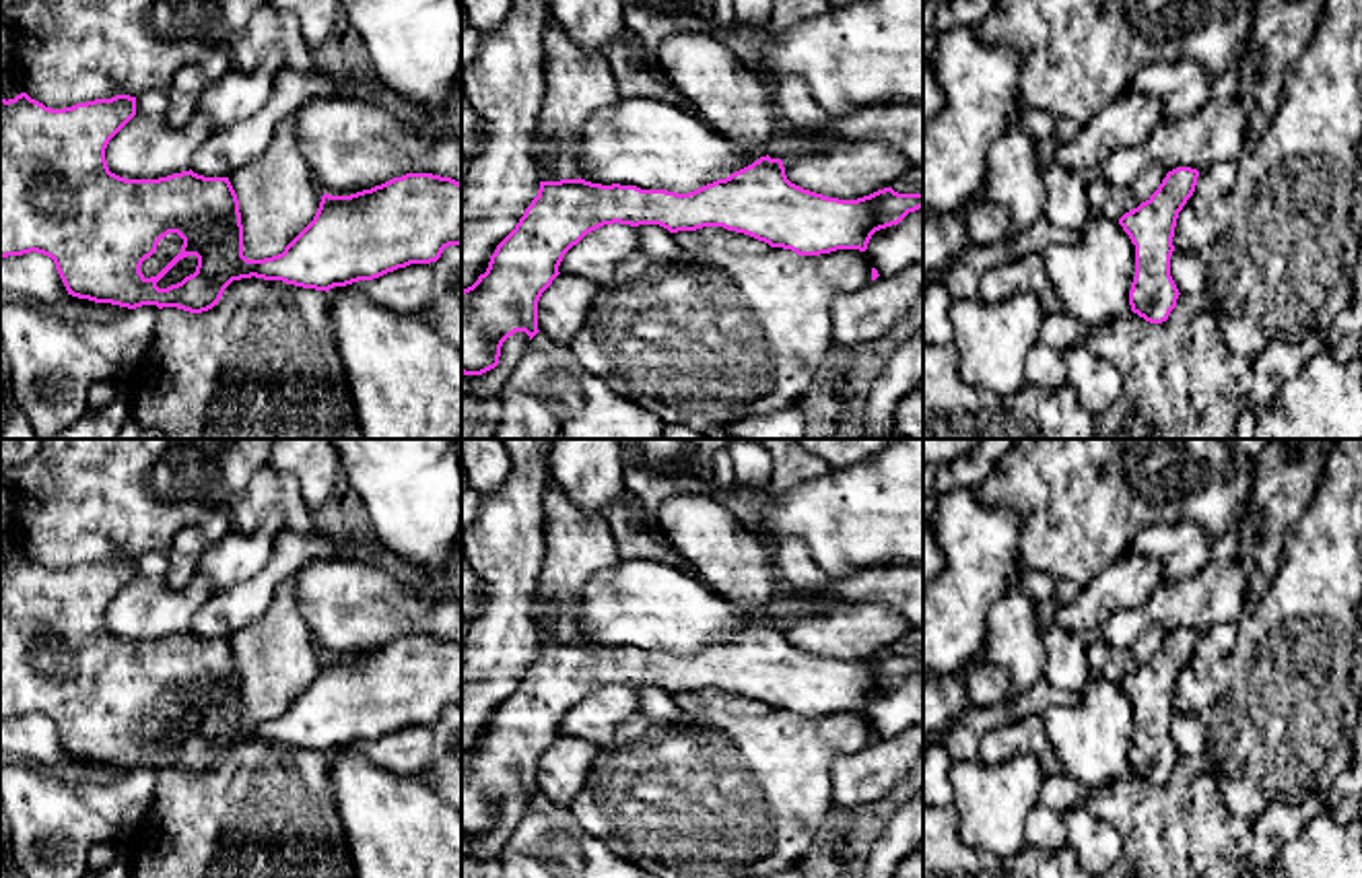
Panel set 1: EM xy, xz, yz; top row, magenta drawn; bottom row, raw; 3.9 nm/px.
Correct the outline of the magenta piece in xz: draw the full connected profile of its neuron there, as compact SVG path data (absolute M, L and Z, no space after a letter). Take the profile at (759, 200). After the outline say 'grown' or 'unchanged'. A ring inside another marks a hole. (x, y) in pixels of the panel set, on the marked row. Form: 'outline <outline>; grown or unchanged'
outline M554 23L544 33L542 52L544 97L536 130L540 190L515 229L497 245L486 272L462 291L464 375L482 375L495 369L503 342L515 332L525 332L530 340L540 332L538 301L560 274L558 266L565 254L604 225L659 225L670 233L723 227L797 256L820 256L837 249L865 251L876 231L898 225L909 212L923 208L923 194L898 194L892 188L857 200L804 190L787 179L783 161L769 155L688 194L585 181L577 163L583 126L595 111L620 101L618 85L604 54L581 49Z; grown

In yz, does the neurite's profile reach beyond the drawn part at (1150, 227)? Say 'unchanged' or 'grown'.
unchanged

